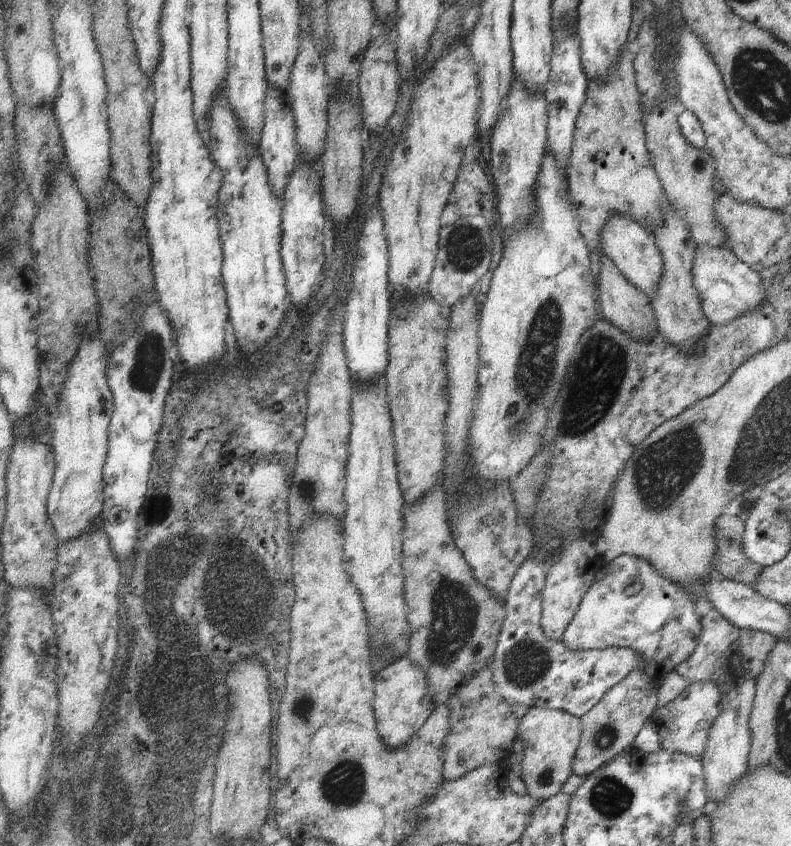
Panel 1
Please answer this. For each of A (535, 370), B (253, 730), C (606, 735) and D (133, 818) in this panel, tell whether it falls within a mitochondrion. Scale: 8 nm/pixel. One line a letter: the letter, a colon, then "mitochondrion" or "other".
A: mitochondrion
B: other
C: mitochondrion
D: mitochondrion

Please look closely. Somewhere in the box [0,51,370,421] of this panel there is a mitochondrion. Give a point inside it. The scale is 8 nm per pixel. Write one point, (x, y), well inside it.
(146, 370)

